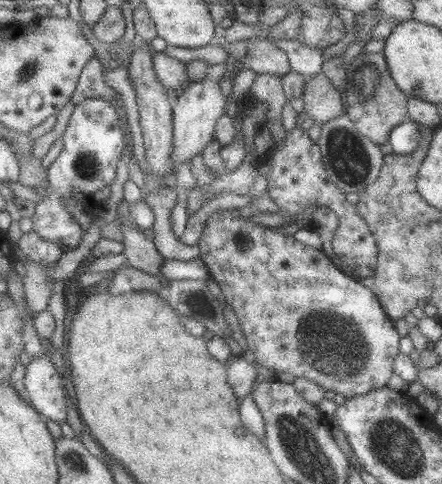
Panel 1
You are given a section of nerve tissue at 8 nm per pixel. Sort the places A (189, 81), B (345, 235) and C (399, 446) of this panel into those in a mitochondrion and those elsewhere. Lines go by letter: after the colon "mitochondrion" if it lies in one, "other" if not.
A: other
B: other
C: mitochondrion

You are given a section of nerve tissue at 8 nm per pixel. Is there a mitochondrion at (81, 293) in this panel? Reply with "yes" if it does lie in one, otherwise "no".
no

